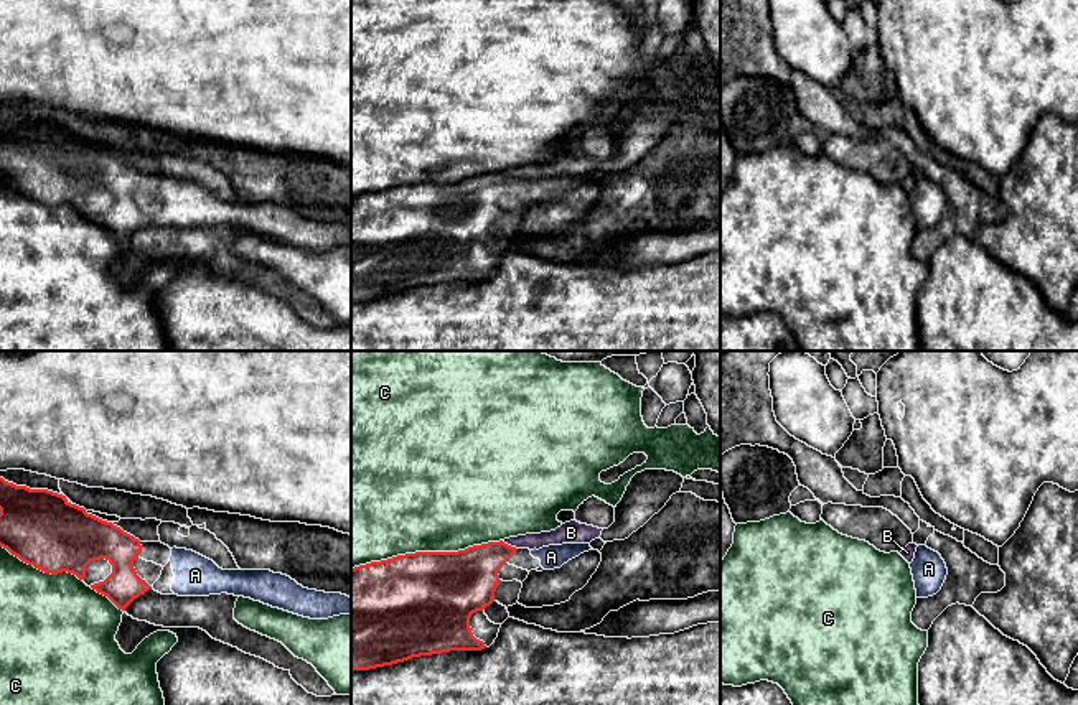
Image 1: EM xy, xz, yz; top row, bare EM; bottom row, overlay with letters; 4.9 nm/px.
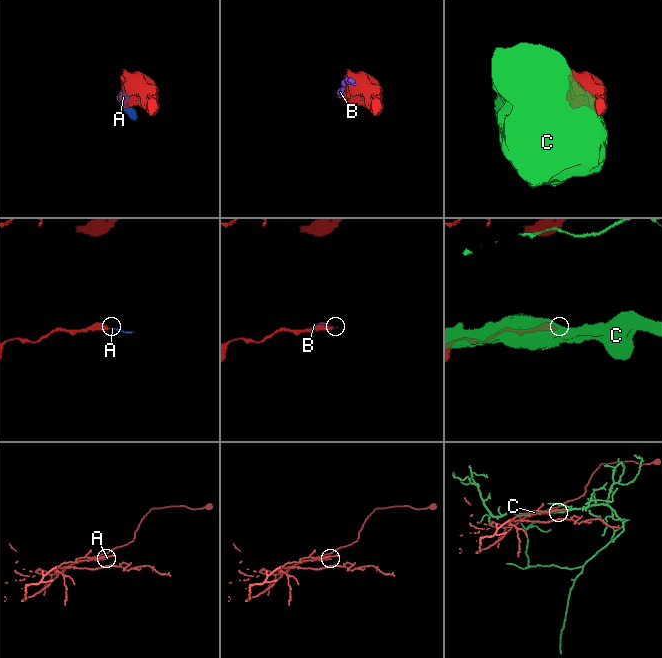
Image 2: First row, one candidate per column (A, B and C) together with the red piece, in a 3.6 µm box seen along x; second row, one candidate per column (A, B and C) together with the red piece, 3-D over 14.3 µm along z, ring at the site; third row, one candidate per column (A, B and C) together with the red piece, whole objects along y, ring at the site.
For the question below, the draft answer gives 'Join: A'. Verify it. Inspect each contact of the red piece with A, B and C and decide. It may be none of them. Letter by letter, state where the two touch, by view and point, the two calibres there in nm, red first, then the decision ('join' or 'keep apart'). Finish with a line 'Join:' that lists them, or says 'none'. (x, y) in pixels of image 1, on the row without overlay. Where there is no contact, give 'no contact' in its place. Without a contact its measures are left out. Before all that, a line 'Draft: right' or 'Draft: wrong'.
Draft: right
A: meets red in xz at (533, 182); 20 nm thick on the red side, 120 nm on the other; join
B: meets red in xz at (510, 177); 280 nm thick on the red side, 80 nm on the other; keep apart
C: meets red in xz at (426, 183); 500 nm thick on the red side, 500 nm on the other; keep apart
Join: A

